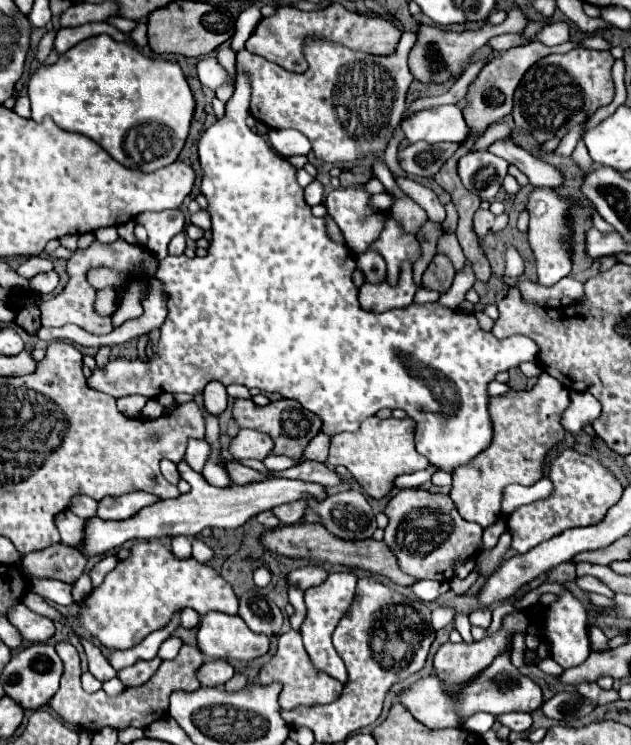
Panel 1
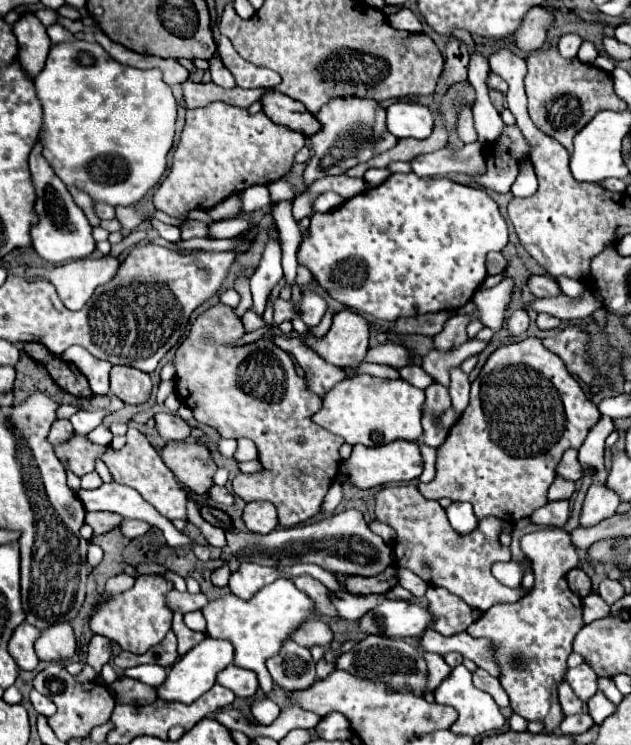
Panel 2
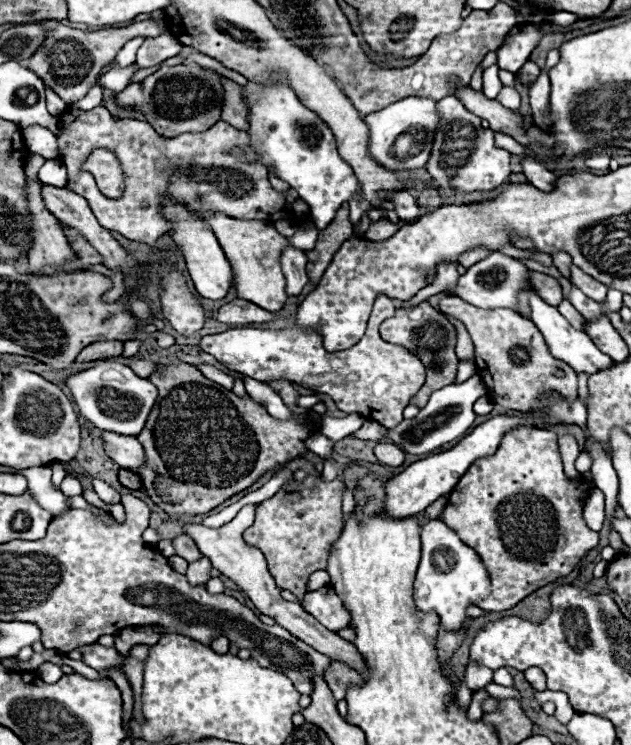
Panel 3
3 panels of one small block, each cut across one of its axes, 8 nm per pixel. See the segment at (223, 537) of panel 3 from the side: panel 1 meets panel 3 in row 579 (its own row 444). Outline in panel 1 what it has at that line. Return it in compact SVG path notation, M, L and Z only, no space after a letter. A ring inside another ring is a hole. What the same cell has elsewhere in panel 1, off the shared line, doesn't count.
M242 428L230 442L228 452L236 458L236 460L246 460L246 458L256 458L256 460L264 460L270 450L272 450L272 438L264 432L258 430L248 430Z

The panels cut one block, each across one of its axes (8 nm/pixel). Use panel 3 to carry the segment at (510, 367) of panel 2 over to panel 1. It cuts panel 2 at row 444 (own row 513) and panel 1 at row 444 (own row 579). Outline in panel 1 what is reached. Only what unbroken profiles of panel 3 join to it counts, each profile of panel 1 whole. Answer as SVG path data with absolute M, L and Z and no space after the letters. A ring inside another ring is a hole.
M542 372L538 382L528 390L512 388L496 398L490 398L488 412L494 424L492 444L480 452L474 462L460 466L452 474L450 498L464 520L476 522L482 528L492 526L502 512L502 494L506 486L532 486L544 476L544 458L556 444L564 442L566 430L560 418L568 406L568 390L556 378L550 378L548 372Z

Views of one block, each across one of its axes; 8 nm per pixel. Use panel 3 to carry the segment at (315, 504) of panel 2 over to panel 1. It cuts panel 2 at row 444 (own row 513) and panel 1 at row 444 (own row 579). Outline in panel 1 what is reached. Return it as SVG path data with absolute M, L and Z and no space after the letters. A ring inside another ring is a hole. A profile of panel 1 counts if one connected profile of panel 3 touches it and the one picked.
M238 398L238 400L234 400L232 416L238 422L238 426L256 428L260 432L270 434L270 438L274 440L274 448L272 448L274 456L288 456L294 460L302 460L302 454L304 454L304 448L308 446L308 442L322 430L320 416L310 414L310 410L304 410L302 404L298 404L296 400L290 400L290 398L280 398L266 406L256 406L252 400Z

